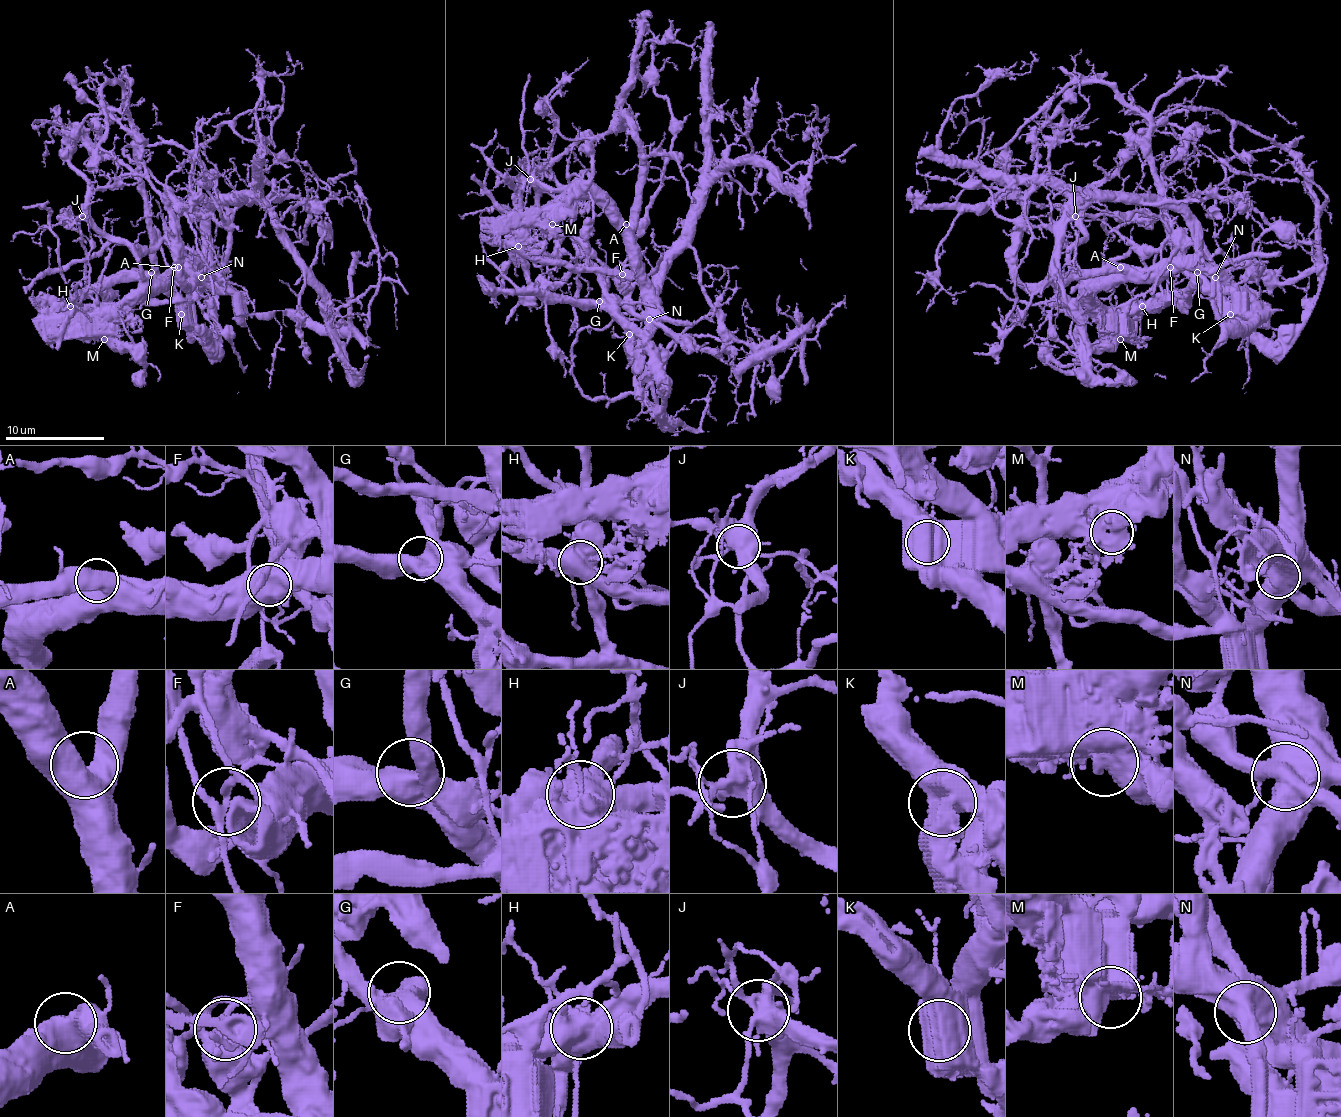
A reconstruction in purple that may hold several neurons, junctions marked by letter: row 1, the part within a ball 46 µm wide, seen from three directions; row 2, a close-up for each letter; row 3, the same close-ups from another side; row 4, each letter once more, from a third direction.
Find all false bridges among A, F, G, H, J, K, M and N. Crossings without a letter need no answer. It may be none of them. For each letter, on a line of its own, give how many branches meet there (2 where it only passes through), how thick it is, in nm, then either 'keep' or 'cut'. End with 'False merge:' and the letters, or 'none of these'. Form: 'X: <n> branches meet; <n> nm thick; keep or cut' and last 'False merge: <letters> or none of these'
A: 2 branches meet; 700 nm thick; keep
F: 5 branches meet; 220 nm thick; cut
G: 2 branches meet; 600 nm thick; keep
H: 7 branches meet; 750 nm thick; cut
J: 7 branches meet; 480 nm thick; cut
K: 2 branches meet; 800 nm thick; cut
M: 4 branches meet; 600 nm thick; keep
N: 1 branches meet; 1050 nm thick; cut
False merge: F, H, J, K, N

